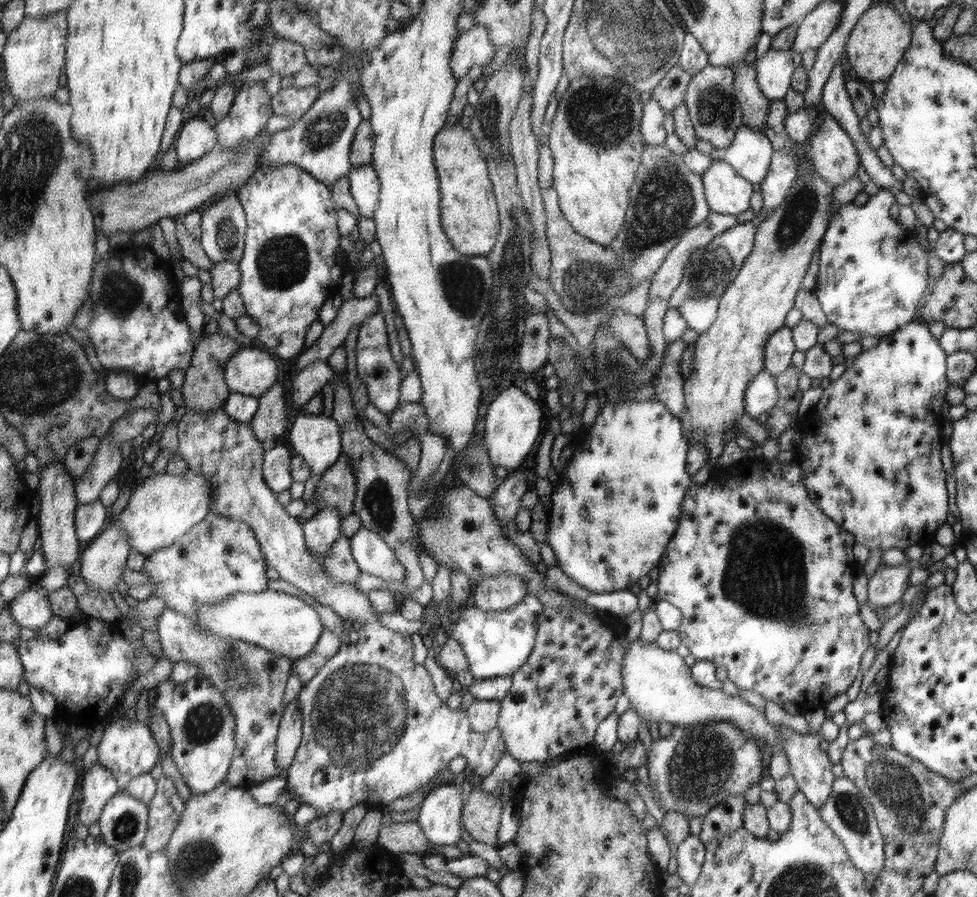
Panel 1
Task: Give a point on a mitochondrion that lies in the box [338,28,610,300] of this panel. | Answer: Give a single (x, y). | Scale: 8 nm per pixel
(489, 111)

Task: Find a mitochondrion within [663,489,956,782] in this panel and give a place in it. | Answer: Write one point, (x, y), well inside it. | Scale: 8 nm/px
(763, 589)

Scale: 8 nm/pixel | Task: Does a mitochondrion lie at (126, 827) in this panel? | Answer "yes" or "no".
yes

